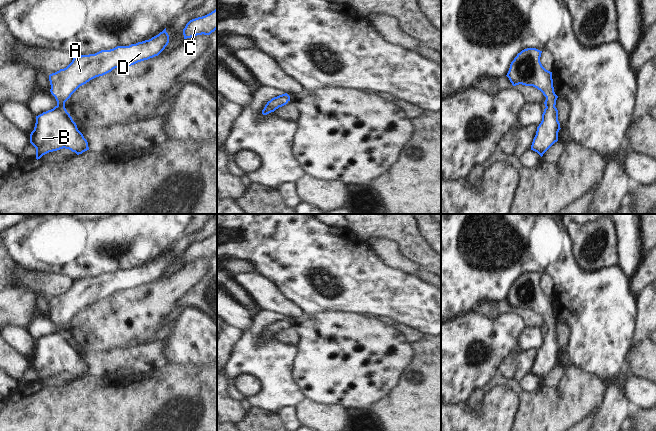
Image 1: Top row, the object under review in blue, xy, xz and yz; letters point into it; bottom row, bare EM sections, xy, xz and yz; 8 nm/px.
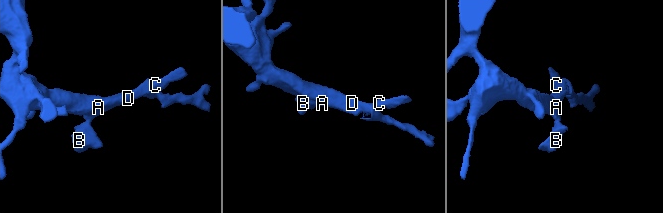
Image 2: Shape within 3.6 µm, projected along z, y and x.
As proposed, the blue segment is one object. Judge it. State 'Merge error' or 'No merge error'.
No merge error.

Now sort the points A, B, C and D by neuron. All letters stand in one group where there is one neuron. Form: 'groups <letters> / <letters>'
groups A B C D

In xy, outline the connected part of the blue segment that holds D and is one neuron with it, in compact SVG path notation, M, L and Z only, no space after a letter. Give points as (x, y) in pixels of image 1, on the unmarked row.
M166 252L149 264L101 274L95 278L74 280L64 293L49 299L50 316L57 329L36 340L30 367L36 372L36 383L60 373L69 373L77 379L89 374L88 366L65 332L65 326L82 309L103 300L115 292L131 290L158 280L168 269Z

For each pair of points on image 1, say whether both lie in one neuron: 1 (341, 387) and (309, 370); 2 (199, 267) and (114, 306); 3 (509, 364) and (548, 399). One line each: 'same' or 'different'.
1: same
2: same
3: different

